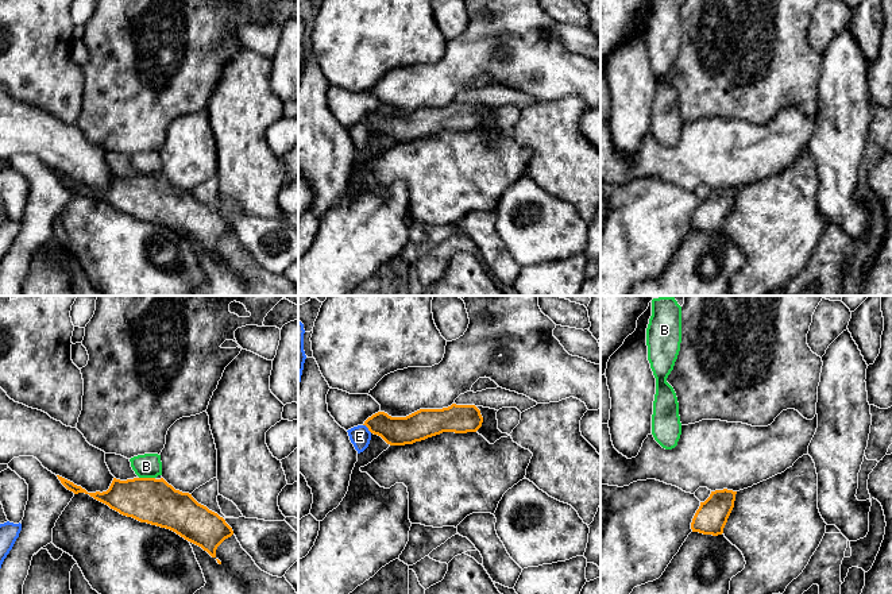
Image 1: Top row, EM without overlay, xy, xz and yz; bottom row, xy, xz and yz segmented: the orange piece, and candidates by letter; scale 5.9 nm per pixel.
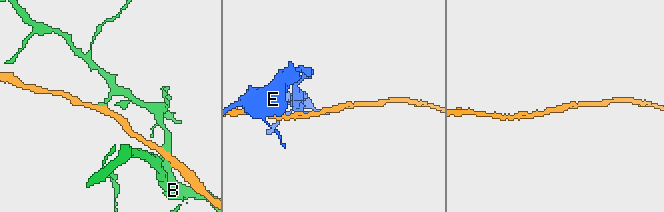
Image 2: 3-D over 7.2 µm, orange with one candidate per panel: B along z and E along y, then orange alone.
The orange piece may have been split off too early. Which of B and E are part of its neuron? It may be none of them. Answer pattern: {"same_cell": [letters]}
{"same_cell": []}

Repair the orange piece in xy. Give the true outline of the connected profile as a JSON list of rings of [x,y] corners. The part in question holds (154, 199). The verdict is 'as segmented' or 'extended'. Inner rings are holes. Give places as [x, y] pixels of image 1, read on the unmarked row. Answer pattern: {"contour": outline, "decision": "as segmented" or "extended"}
{"contour": [[[57,173],[58,177],[61,178],[61,181],[70,189],[73,189],[74,192],[78,192],[78,190],[85,190],[85,192],[89,192],[90,194],[93,194],[94,197],[108,202],[111,207],[119,209],[120,212],[123,213],[127,213],[127,215],[132,215],[140,220],[147,220],[147,221],[151,221],[151,223],[157,223],[157,224],[161,224],[161,225],[166,225],[166,227],[170,227],[173,230],[175,230],[177,232],[179,232],[181,235],[184,235],[185,238],[201,244],[204,248],[206,248],[212,255],[216,255],[216,247],[217,244],[228,235],[231,235],[233,232],[233,228],[232,225],[225,220],[225,217],[223,215],[220,215],[217,211],[209,208],[206,204],[198,201],[193,194],[192,192],[189,190],[182,190],[179,188],[175,188],[171,182],[169,182],[163,176],[161,177],[155,177],[155,176],[134,176],[134,177],[127,177],[127,178],[120,178],[120,177],[116,177],[113,176],[109,186],[107,189],[96,189],[96,190],[88,190],[85,186],[82,186],[81,184],[77,184],[74,182],[73,180]]], "decision": "as segmented"}

